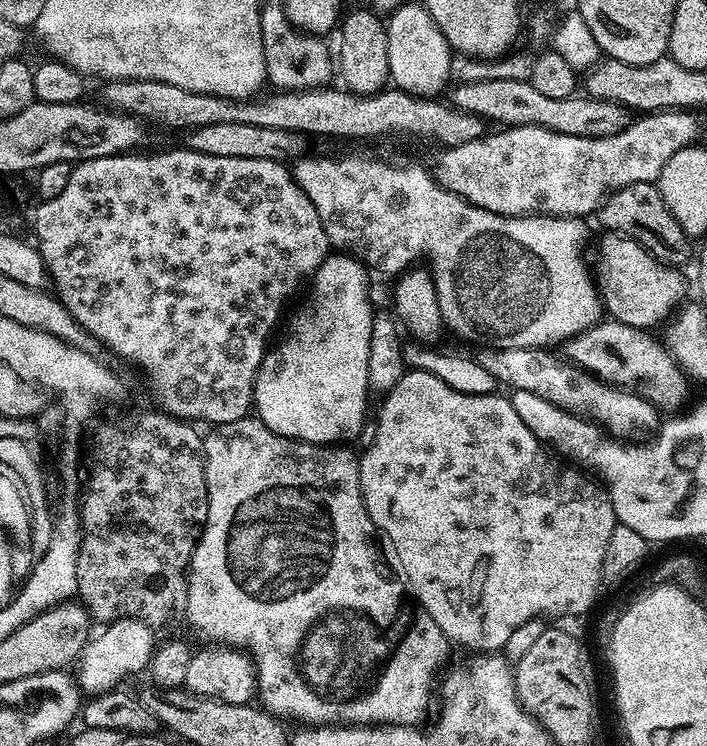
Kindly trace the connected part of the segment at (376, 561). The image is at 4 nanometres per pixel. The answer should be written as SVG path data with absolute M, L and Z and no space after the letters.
M249 414L249 415L246 415L246 416L244 416L244 417L242 417L242 419L241 419L241 420L239 420L239 421L238 421L238 422L226 422L226 423L225 423L225 424L218 424L218 425L215 425L215 427L213 427L213 428L212 428L212 429L211 429L211 431L209 431L209 432L212 432L212 433L210 433L210 434L209 434L209 433L207 433L207 435L205 435L205 436L204 436L204 469L205 469L205 470L206 470L206 490L207 490L207 491L208 491L208 517L207 517L207 518L206 518L206 526L205 526L205 527L204 527L204 532L203 532L203 533L202 533L202 535L200 535L200 540L199 540L199 541L198 541L198 543L197 543L197 544L196 544L196 549L195 549L195 550L194 550L194 551L193 551L193 552L192 552L192 561L190 561L190 563L188 563L188 575L187 575L187 577L188 577L188 603L187 603L187 605L186 605L186 613L187 613L187 612L188 612L188 624L189 624L189 626L190 626L190 627L192 627L192 632L193 632L193 634L194 634L194 635L196 635L196 636L197 636L197 638L198 638L198 639L200 639L200 640L204 640L204 641L200 641L200 642L207 642L207 643L208 643L208 644L209 644L209 645L212 645L212 646L227 646L227 647L230 647L230 648L234 648L234 649L237 649L237 650L246 650L246 652L247 652L247 655L248 655L248 656L249 656L249 657L251 657L251 659L252 659L252 660L253 660L253 661L254 661L254 667L255 667L255 669L256 669L256 691L257 691L257 693L258 693L258 700L259 700L259 703L260 703L260 704L261 704L261 705L262 705L262 707L263 707L263 709L264 709L264 711L265 711L265 712L270 712L270 713L272 713L272 715L273 715L273 716L275 716L275 717L277 717L277 718L279 718L279 719L280 719L280 720L281 720L281 721L284 721L284 722L289 722L289 721L288 721L288 720L297 720L297 722L298 722L298 723L297 723L297 725L300 725L300 726L379 726L379 725L381 725L381 724L407 724L407 725L409 725L409 726L416 726L416 725L419 725L419 724L420 724L420 723L421 723L421 721L420 721L420 719L422 719L422 718L423 718L423 716L424 716L424 715L426 715L426 714L427 714L427 712L428 712L428 703L430 703L430 702L431 702L431 700L432 700L432 683L434 683L434 682L435 682L435 680L436 680L436 671L438 671L438 670L439 670L439 668L440 668L440 667L442 667L442 666L443 666L443 664L444 664L444 659L446 659L446 658L447 658L447 656L448 656L448 648L449 648L449 649L450 649L450 642L449 642L449 640L448 640L448 639L447 639L447 638L445 638L445 637L444 637L444 635L443 635L443 634L442 634L442 630L441 630L441 629L440 629L440 627L439 627L439 626L438 626L438 625L436 625L436 623L435 623L435 622L434 622L434 618L430 618L430 614L426 614L426 610L425 610L425 609L424 609L424 607L423 607L423 606L422 606L422 605L421 605L421 604L420 604L420 603L418 603L418 602L417 602L417 600L416 600L416 598L415 598L415 596L413 596L413 595L412 595L412 593L411 593L411 591L410 591L410 589L409 589L409 587L408 587L408 585L407 585L407 583L406 583L406 581L405 581L405 579L404 579L404 577L403 577L403 575L401 575L401 573L400 573L400 572L399 572L399 571L397 571L397 569L396 569L396 568L395 568L395 567L394 567L394 564L393 564L393 561L392 561L392 560L391 560L391 559L389 559L389 560L390 560L390 561L388 561L388 560L387 560L387 558L386 558L386 557L384 557L384 556L380 556L380 552L379 552L379 550L378 550L378 549L376 549L376 536L377 536L377 537L378 537L378 529L377 529L377 527L376 527L376 525L375 525L375 524L373 524L373 522L372 522L372 519L371 519L371 518L370 518L370 514L369 514L369 513L368 513L368 511L367 511L367 510L366 510L366 506L365 506L365 505L364 505L364 495L363 495L363 494L362 494L362 490L361 490L361 489L360 489L360 462L359 462L359 459L358 459L358 456L357 456L357 453L355 453L355 454L354 454L354 453L352 453L352 452L351 452L351 450L350 450L350 449L348 449L348 448L351 448L351 447L348 447L348 446L337 446L337 445L334 445L334 444L307 444L307 443L306 443L306 442L302 442L302 441L301 441L301 440L291 440L291 439L290 439L290 438L286 438L286 437L285 437L285 436L279 436L279 435L278 435L278 434L274 434L274 430L270 430L270 429L269 429L269 428L267 428L267 426L266 426L266 425L265 425L265 424L264 424L264 423L263 423L263 422L261 422L261 420L259 420L259 419L258 419L258 418L257 418L257 417L256 417L256 416L255 416L255 415L252 415L252 414Z

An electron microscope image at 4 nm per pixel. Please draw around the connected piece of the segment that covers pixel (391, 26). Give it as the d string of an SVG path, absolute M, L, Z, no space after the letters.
M406 2L387 17L386 27L391 83L412 96L439 97L439 92L449 87L448 75L452 72L454 53L442 30L438 30L438 22L434 22L418 2Z

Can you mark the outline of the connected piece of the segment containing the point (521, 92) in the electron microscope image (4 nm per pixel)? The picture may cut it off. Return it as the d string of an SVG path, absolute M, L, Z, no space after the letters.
M496 76L493 80L472 80L451 89L451 103L462 112L472 112L485 121L497 120L500 126L537 124L558 134L575 136L609 136L621 132L630 122L629 109L623 103L597 96L577 94L570 98L546 98L538 94L527 79L515 80L512 76Z

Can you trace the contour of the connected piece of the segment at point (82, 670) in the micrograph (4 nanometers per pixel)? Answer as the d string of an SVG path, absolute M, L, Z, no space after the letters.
M114 620L100 631L104 632L98 633L97 636L95 633L85 644L84 651L80 653L78 663L74 668L76 683L88 694L119 689L123 685L120 683L127 676L132 676L135 672L143 673L152 663L154 632L141 620Z

